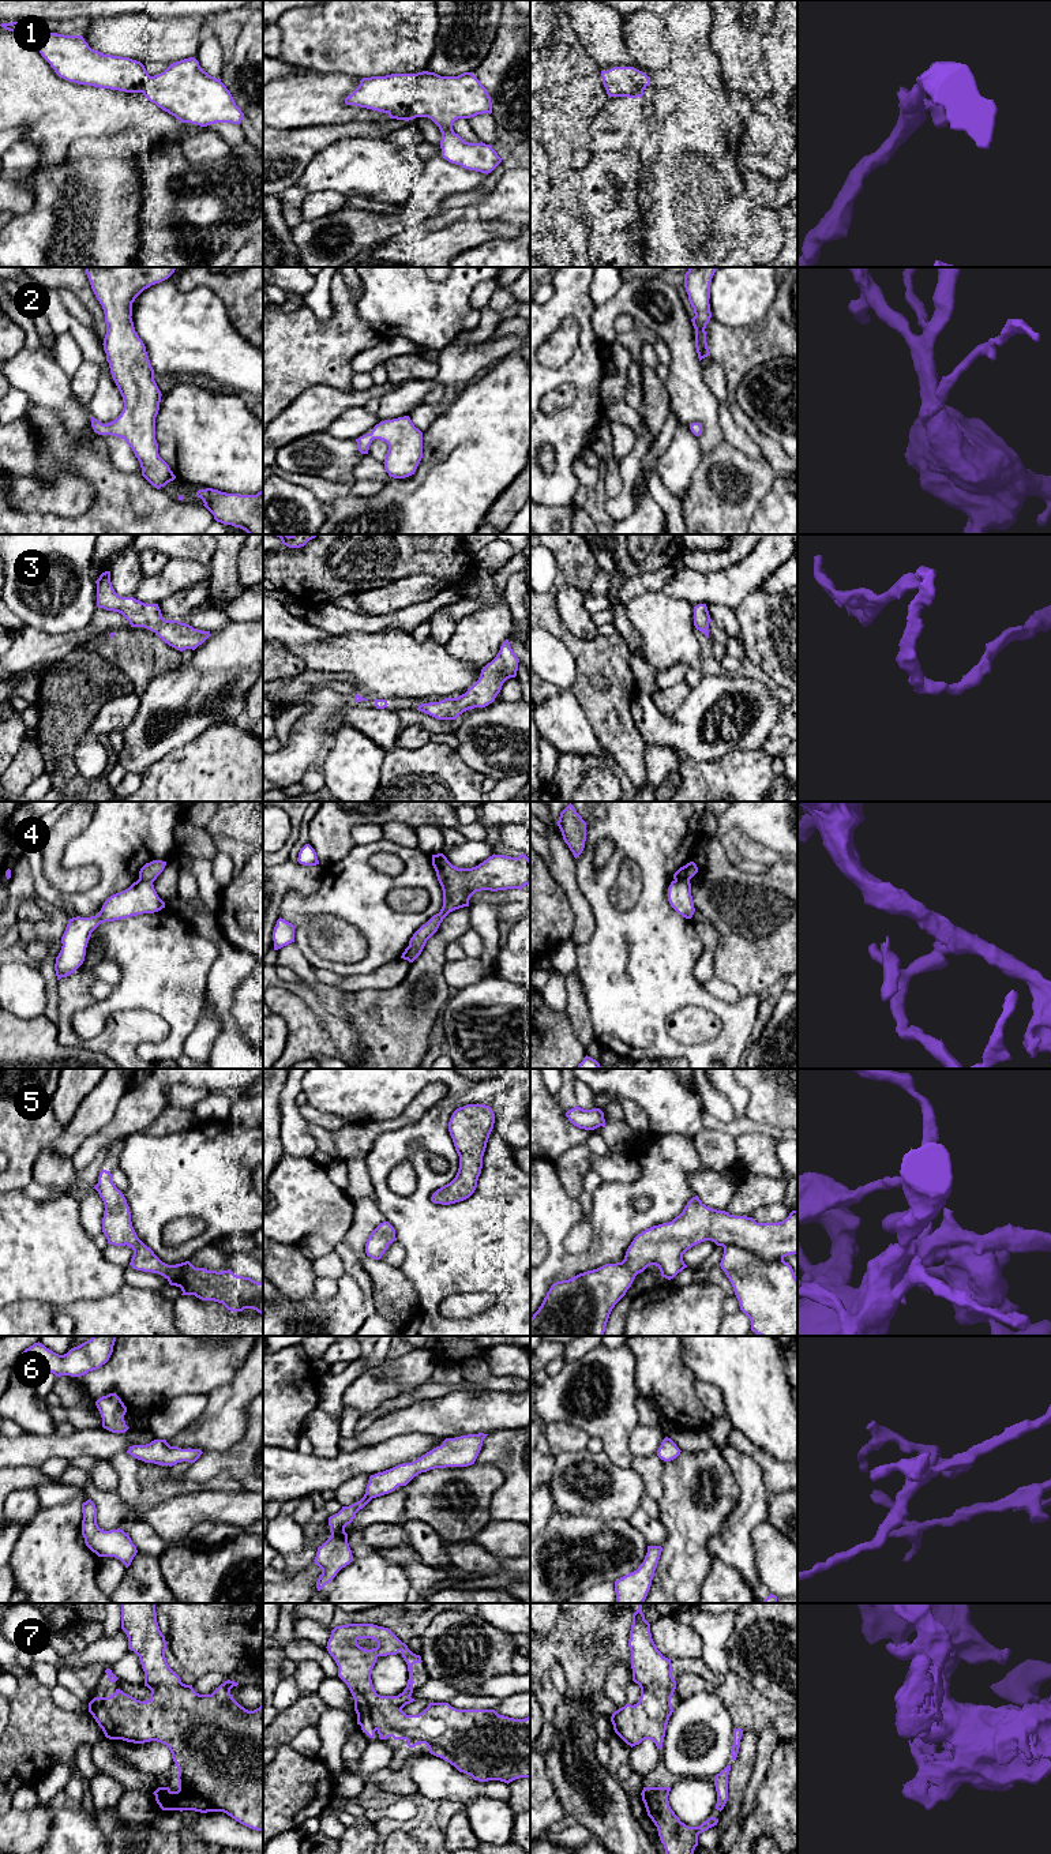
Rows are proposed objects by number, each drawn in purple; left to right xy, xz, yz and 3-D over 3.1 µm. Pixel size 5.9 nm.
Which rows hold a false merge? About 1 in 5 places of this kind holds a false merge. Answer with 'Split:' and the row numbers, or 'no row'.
Split: 4

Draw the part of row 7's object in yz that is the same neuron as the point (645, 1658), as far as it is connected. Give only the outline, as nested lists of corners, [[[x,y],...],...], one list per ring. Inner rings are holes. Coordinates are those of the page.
[[[642,1606],[633,1614],[628,1647],[631,1651],[633,1681],[641,1688],[639,1701],[626,1704],[611,1716],[615,1733],[631,1748],[652,1739],[662,1748],[667,1724],[673,1712],[671,1699],[676,1689],[671,1659],[656,1647],[650,1624]]]

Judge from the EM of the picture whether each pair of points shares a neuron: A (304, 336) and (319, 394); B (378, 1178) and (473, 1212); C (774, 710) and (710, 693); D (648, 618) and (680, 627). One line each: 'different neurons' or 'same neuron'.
A: different neurons
B: same neuron
C: same neuron
D: same neuron

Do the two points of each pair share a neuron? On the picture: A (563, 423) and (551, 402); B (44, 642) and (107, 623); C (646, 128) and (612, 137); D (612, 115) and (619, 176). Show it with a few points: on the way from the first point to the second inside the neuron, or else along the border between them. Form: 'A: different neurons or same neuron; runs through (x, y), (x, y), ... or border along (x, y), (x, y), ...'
A: different neurons; border along (571, 383), (574, 398), (566, 406), (545, 415)
B: same neuron; runs through (59, 642), (67, 642), (92, 630)
C: different neurons; border along (645, 119), (633, 137), (629, 149)
D: different neurons; border along (629, 149), (603, 153), (592, 158)

